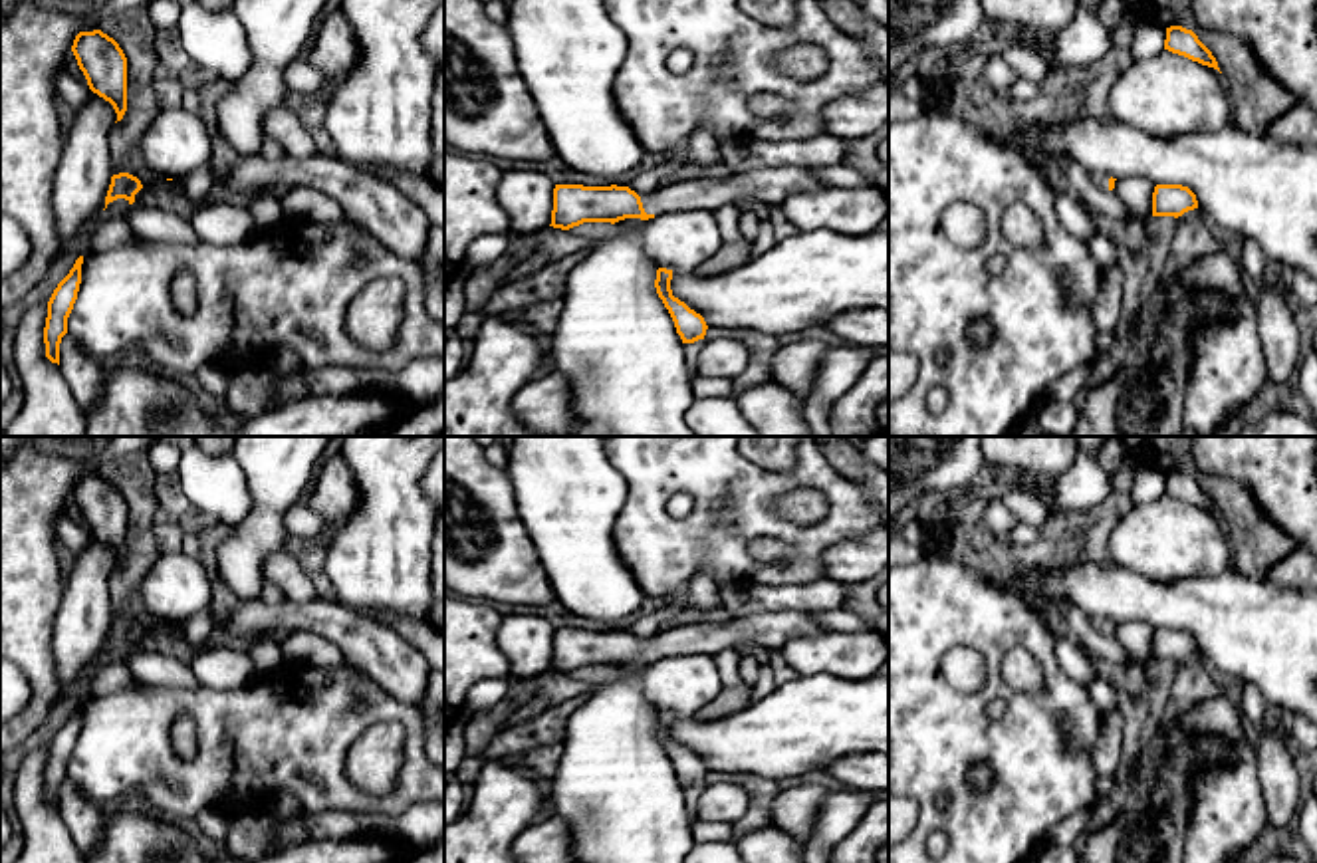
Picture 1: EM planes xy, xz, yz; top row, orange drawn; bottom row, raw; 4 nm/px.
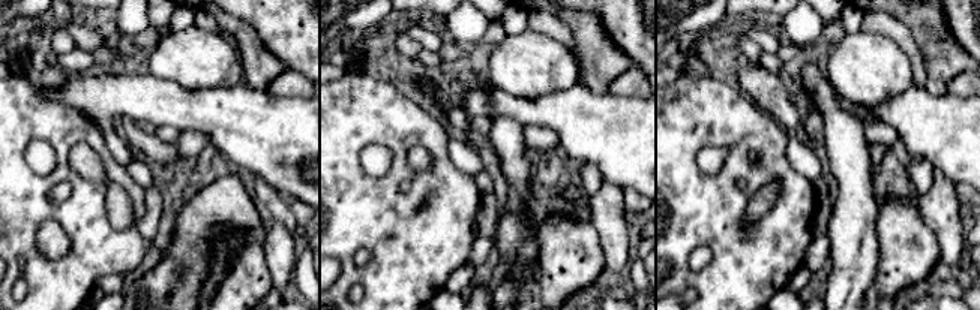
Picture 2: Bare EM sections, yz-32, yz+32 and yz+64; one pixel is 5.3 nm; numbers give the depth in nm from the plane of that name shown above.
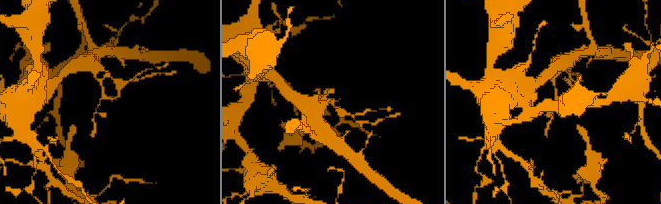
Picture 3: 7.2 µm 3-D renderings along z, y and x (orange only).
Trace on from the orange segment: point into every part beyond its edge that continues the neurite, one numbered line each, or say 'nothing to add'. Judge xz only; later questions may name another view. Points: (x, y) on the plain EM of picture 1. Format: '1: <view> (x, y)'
1: xz (764, 631)

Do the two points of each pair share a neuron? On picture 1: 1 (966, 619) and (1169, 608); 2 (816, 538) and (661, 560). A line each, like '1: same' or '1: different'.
1: different
2: same

